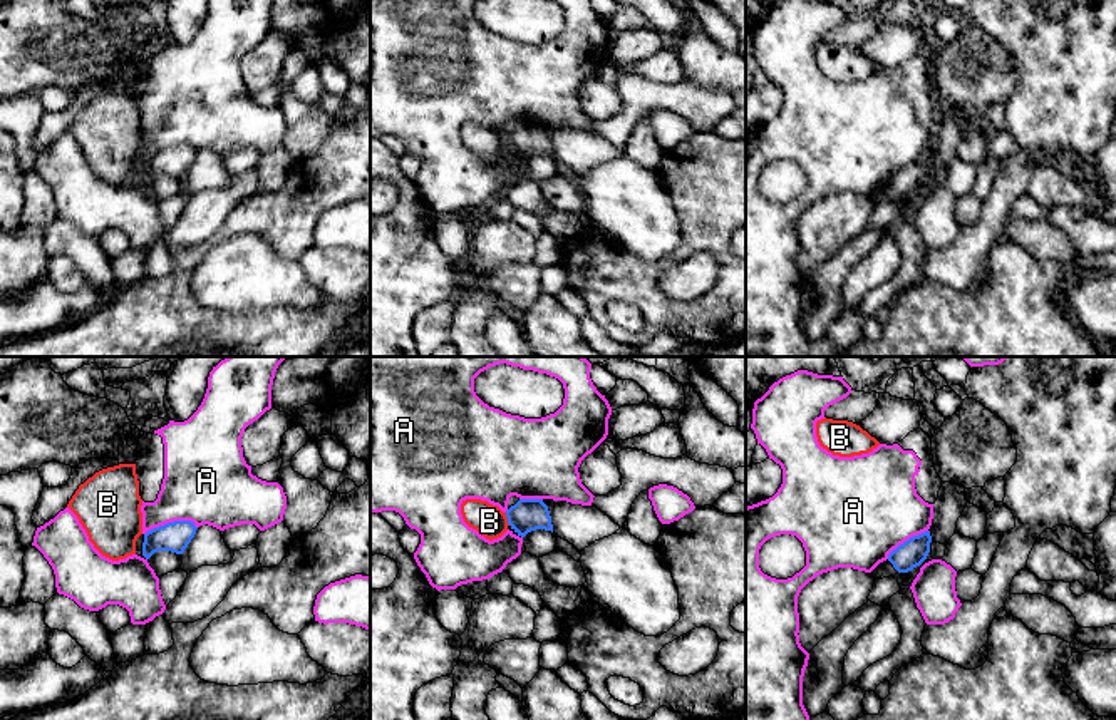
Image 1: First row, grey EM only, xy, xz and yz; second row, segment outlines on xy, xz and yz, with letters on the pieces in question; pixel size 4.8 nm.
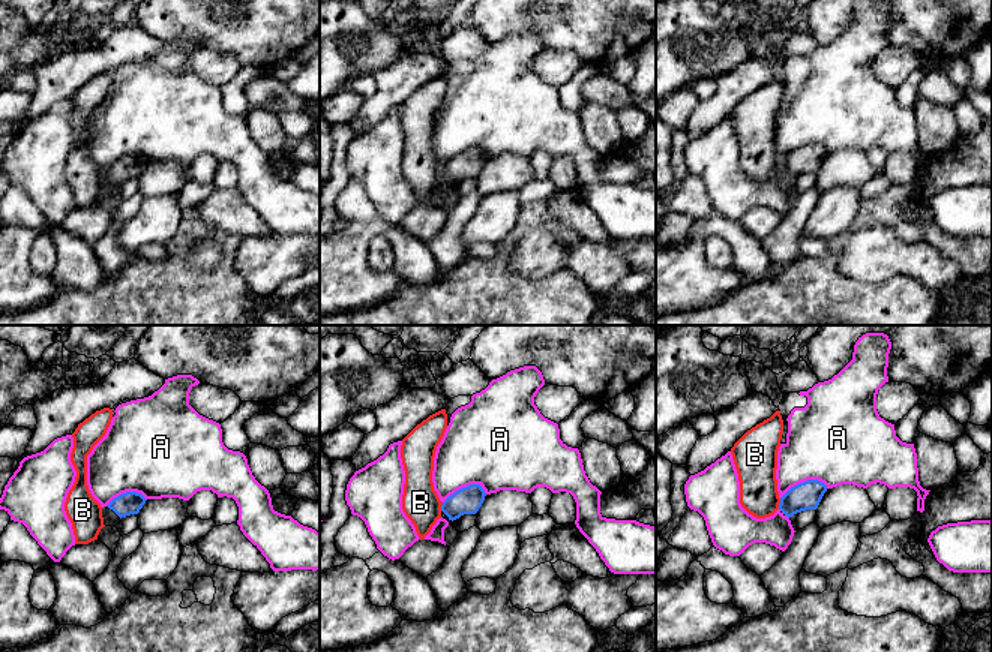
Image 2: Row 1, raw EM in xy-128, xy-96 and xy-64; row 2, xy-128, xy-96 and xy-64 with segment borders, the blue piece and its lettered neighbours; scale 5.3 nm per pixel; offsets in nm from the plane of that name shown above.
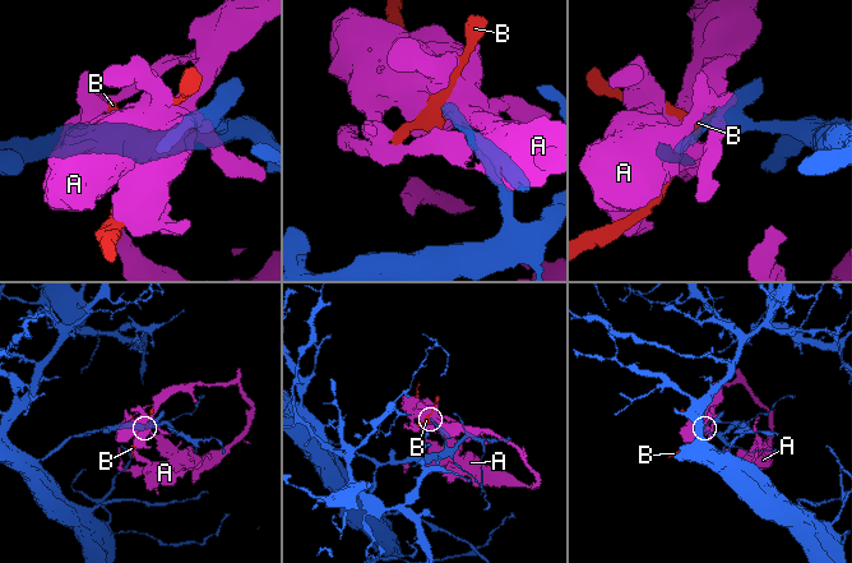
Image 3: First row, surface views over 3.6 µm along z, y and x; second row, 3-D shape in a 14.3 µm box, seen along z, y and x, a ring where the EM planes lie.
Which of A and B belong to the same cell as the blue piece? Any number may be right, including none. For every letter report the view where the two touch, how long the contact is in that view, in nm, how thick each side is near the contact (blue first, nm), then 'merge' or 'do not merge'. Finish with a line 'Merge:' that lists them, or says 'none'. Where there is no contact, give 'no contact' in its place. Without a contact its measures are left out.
A: contact in xy; length 260 nm; calibres 140 and 380 nm; do not merge
B: contact in xz; length 70 nm; calibres 160 and 160 nm; do not merge
Merge: none

